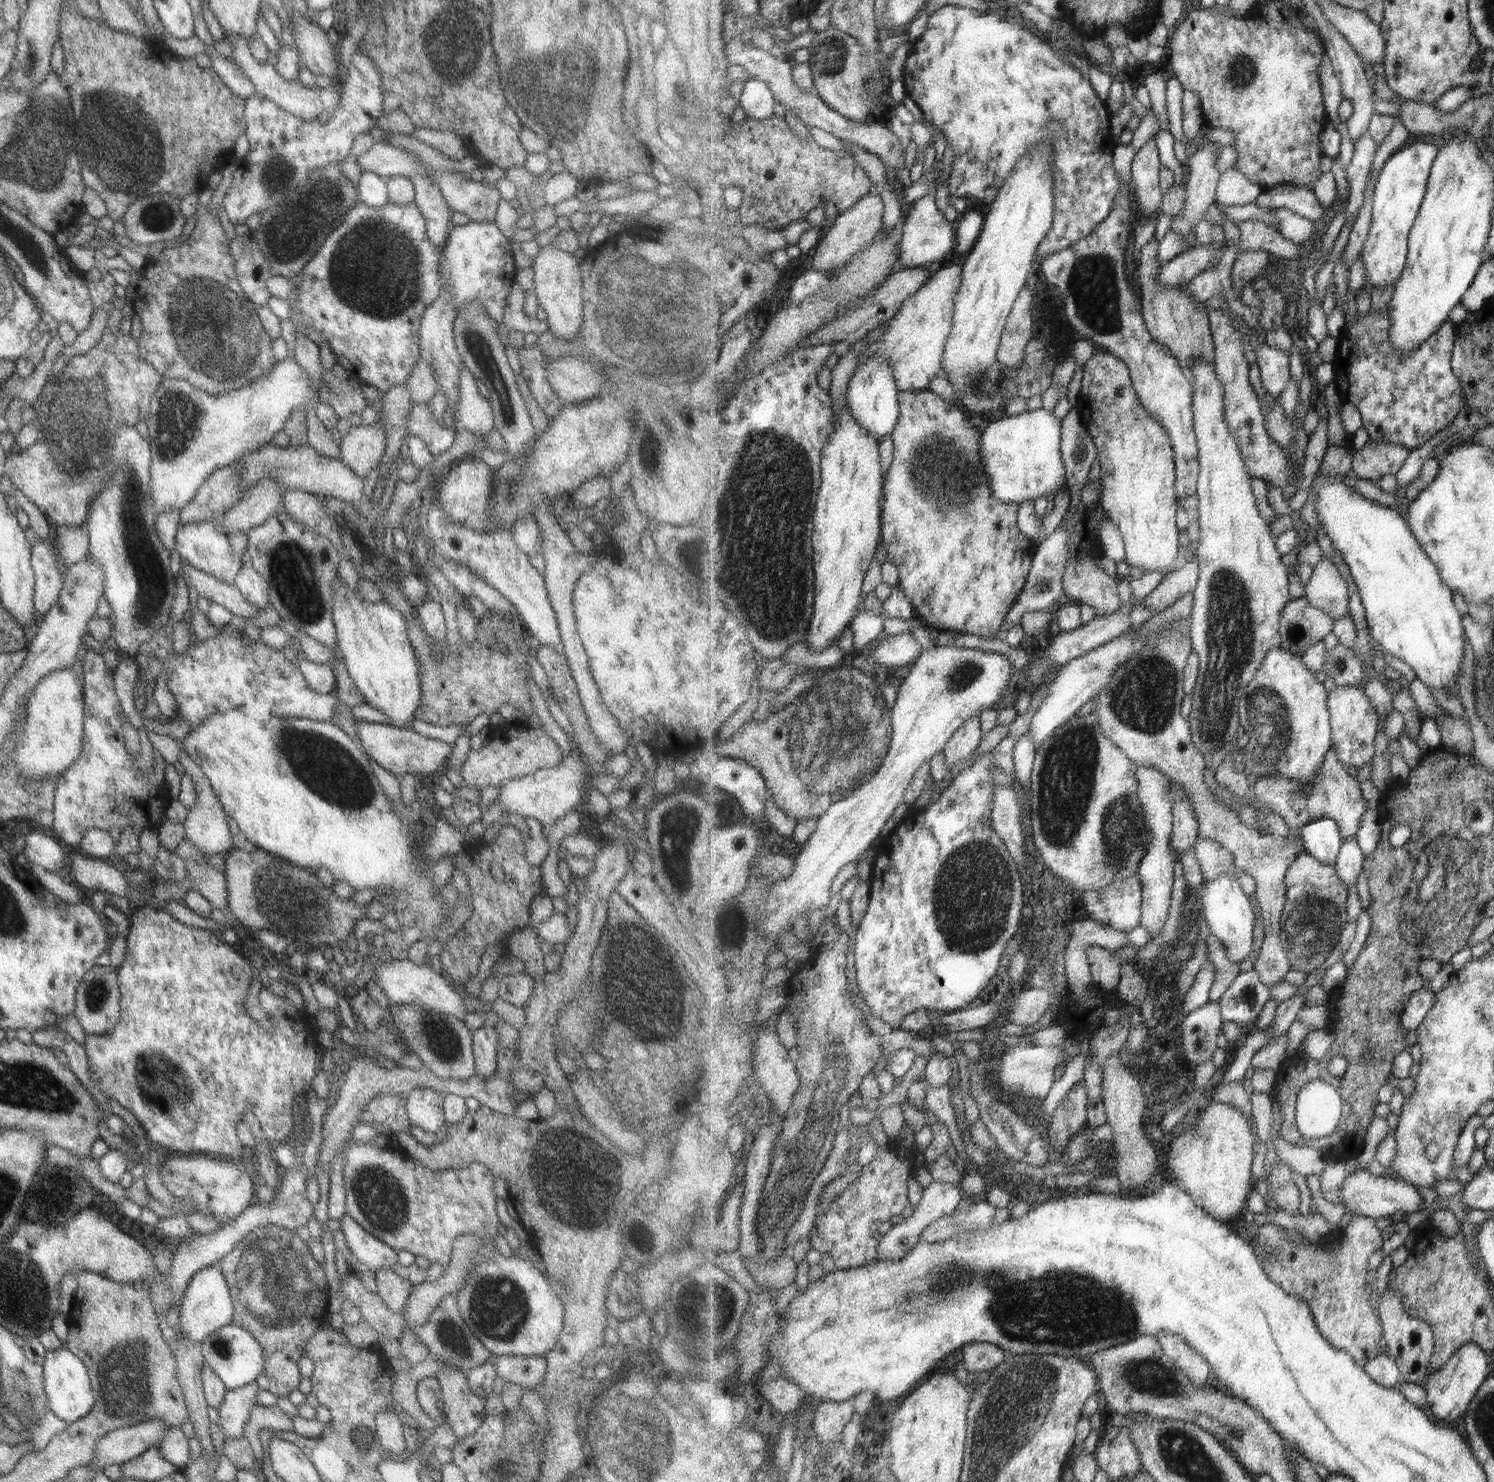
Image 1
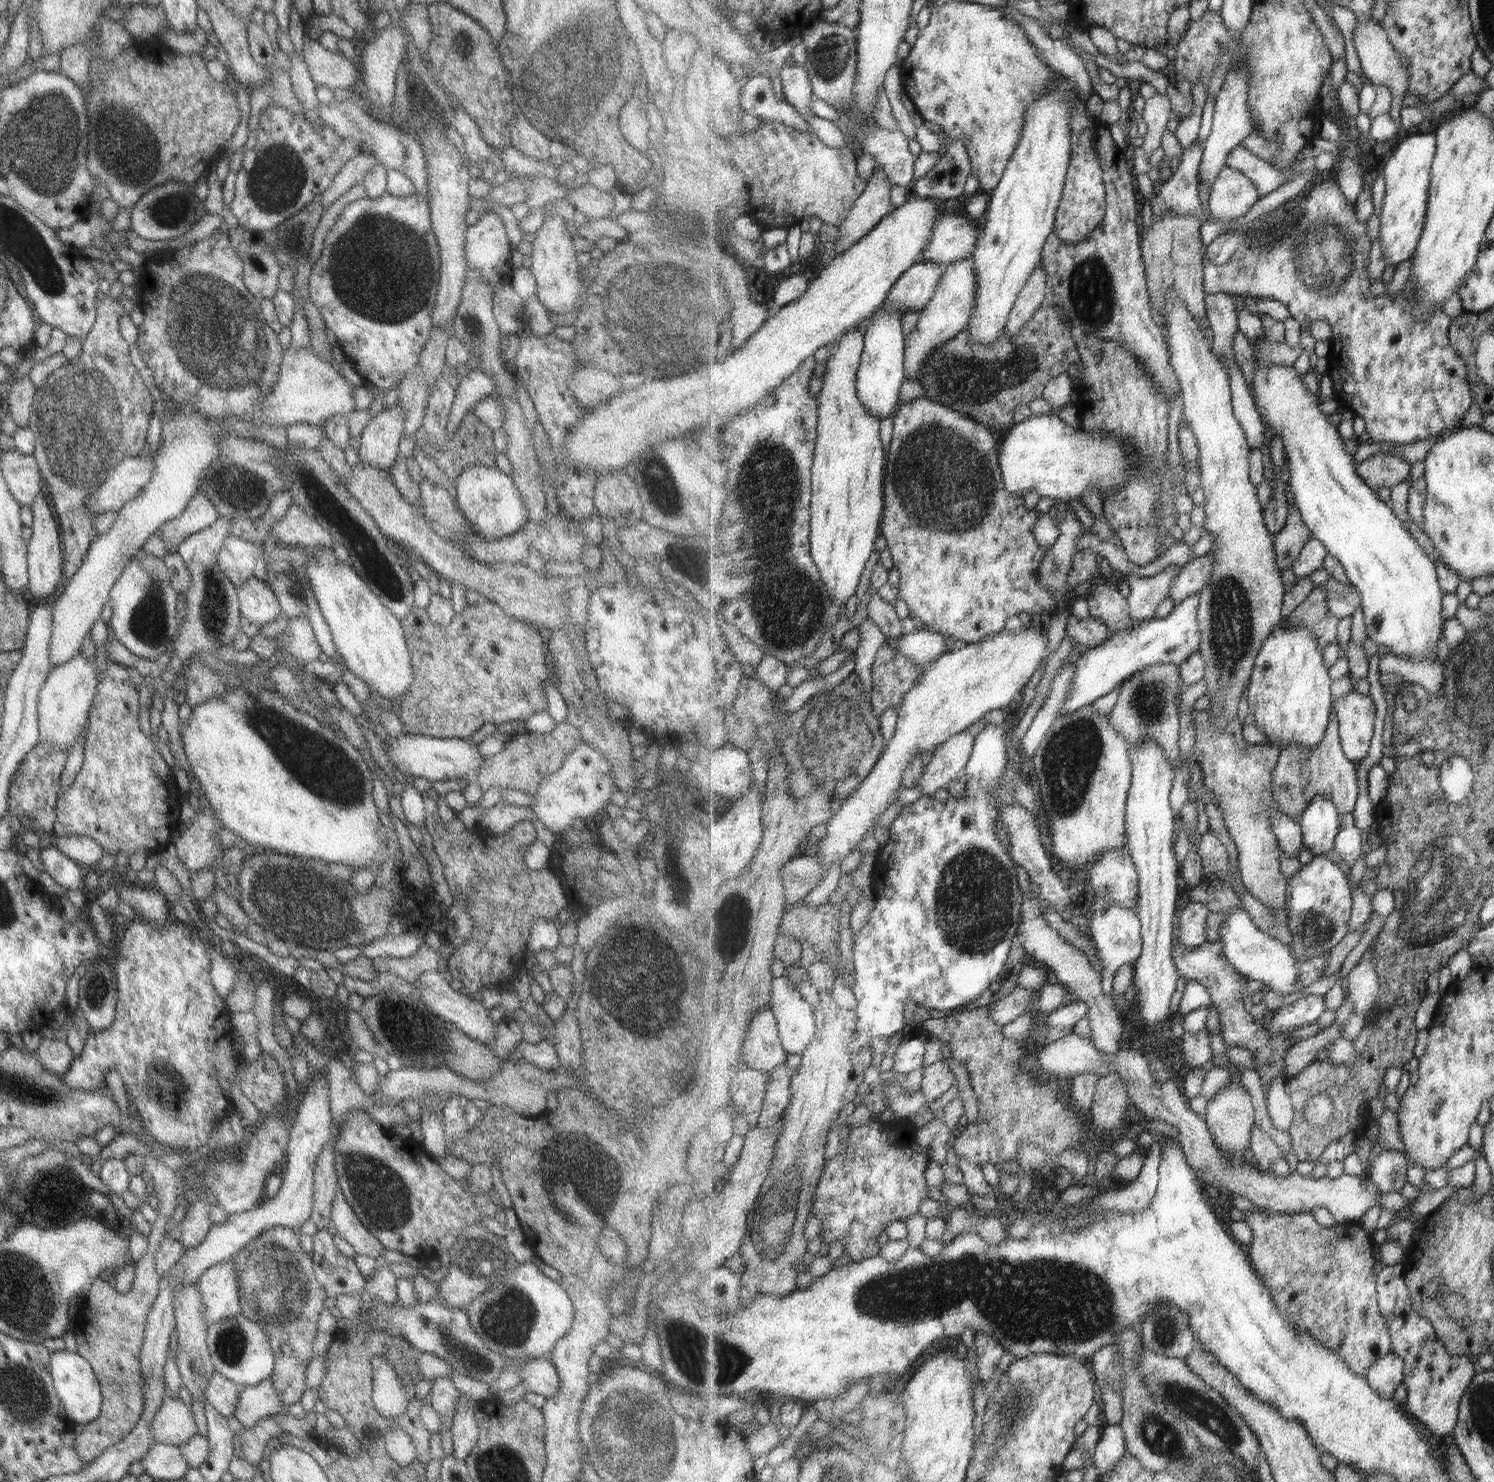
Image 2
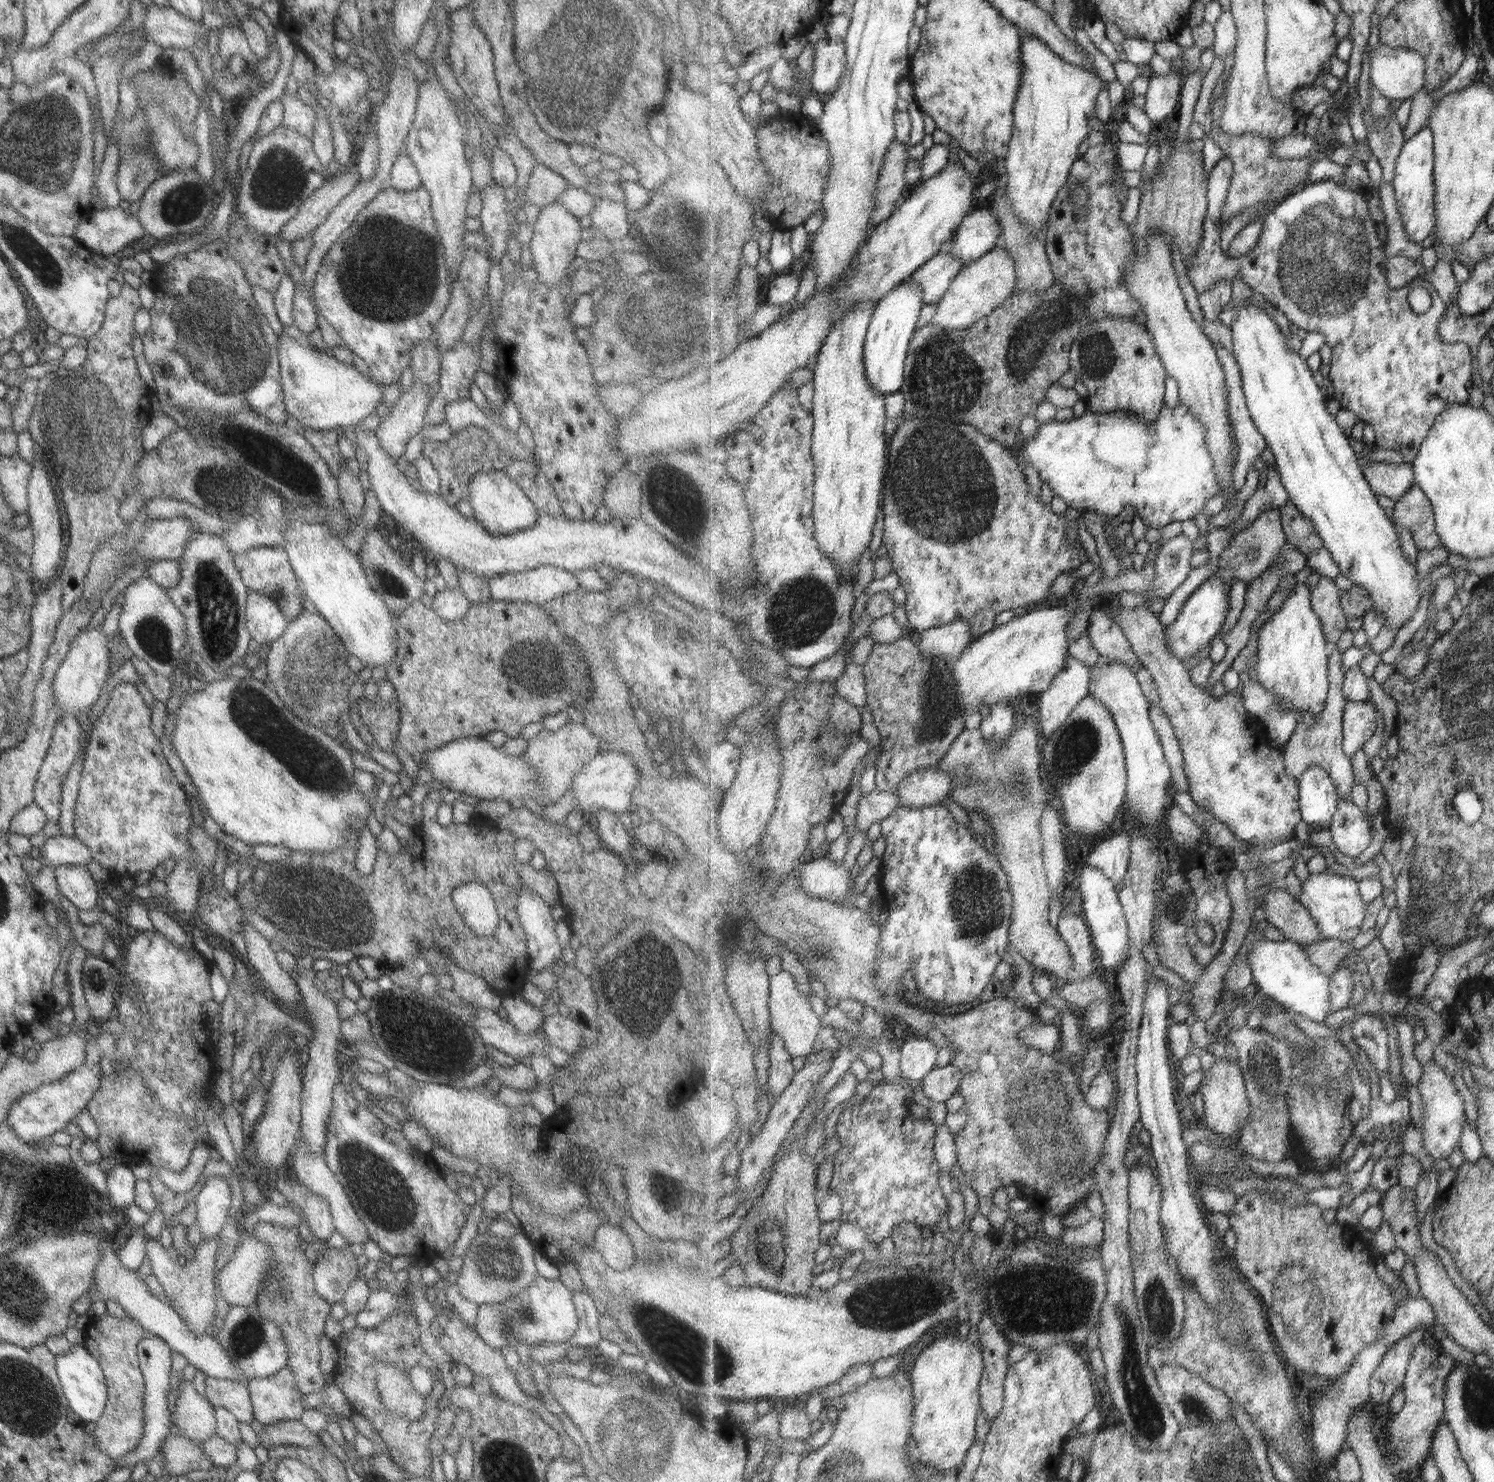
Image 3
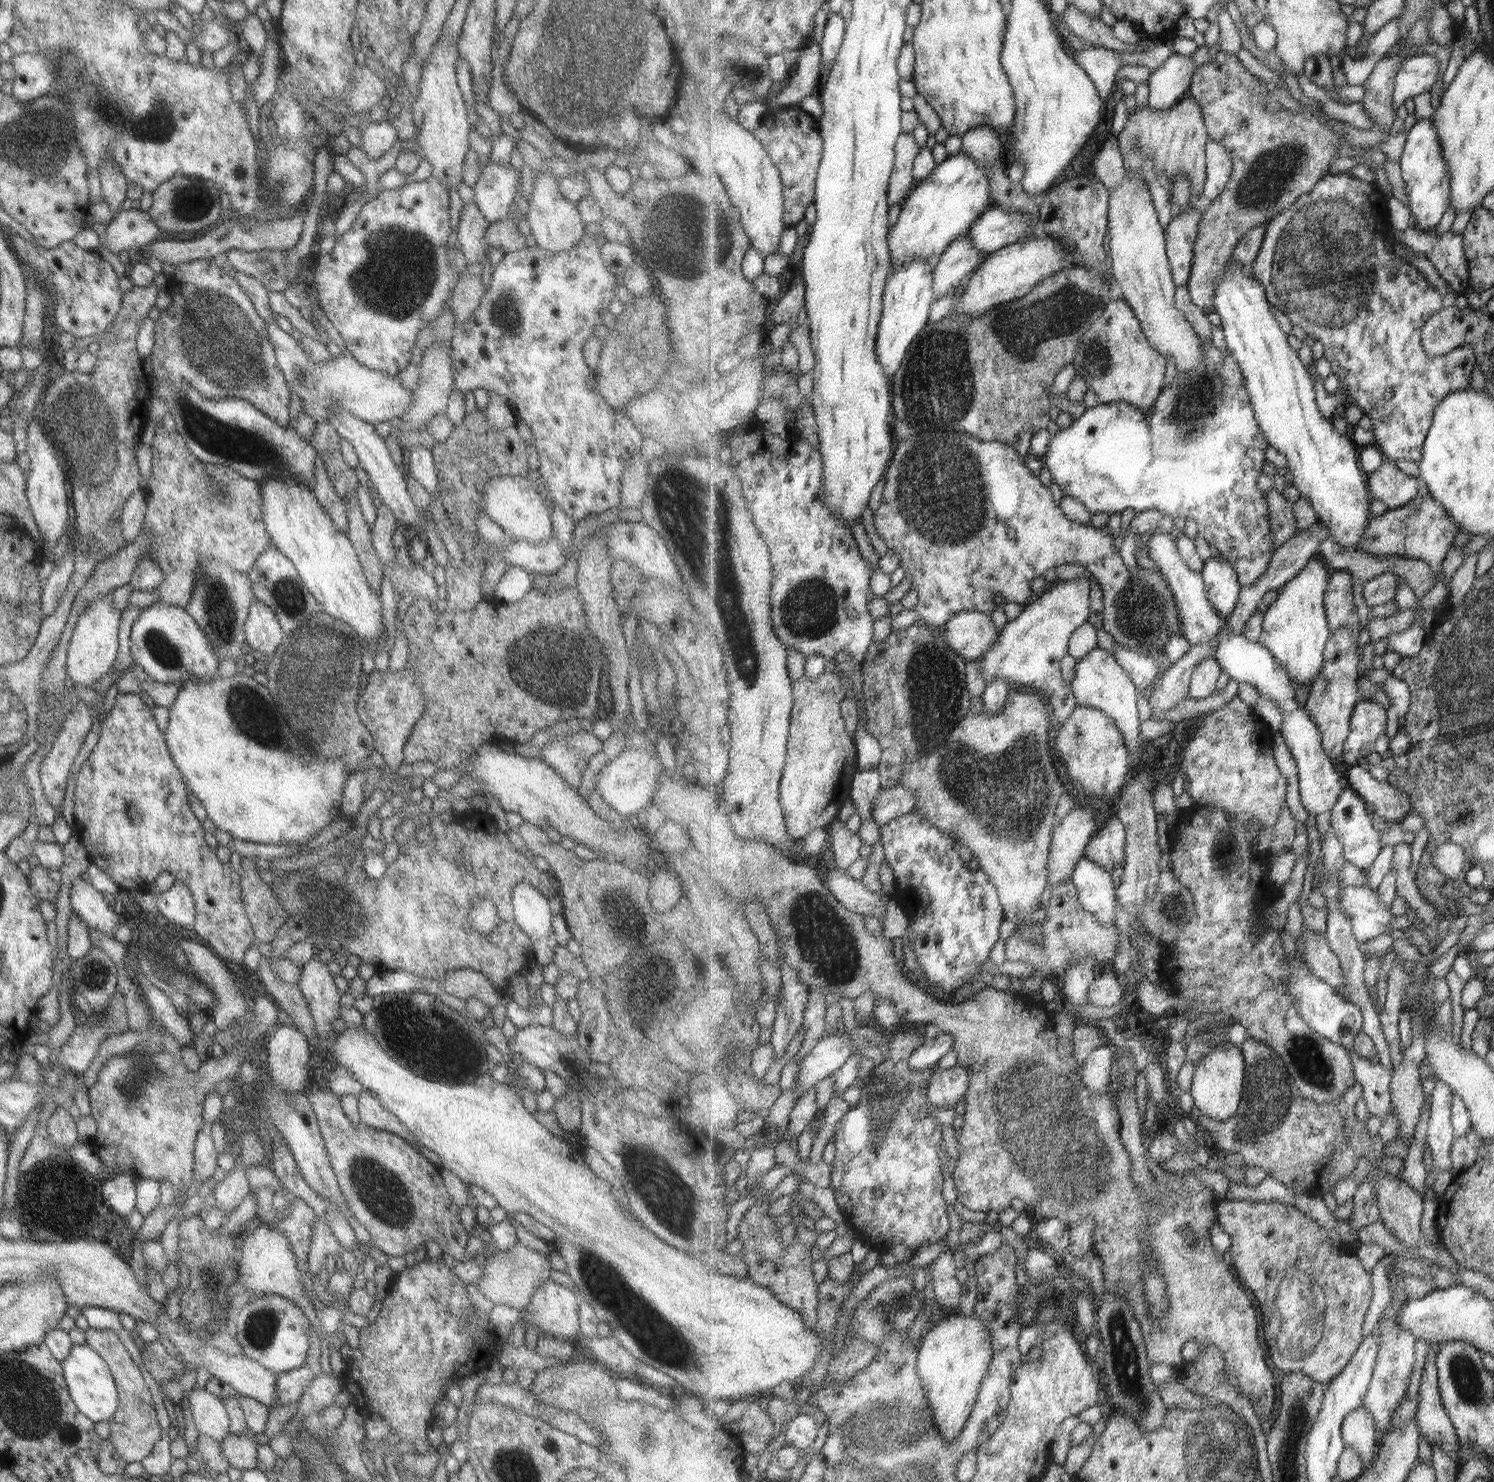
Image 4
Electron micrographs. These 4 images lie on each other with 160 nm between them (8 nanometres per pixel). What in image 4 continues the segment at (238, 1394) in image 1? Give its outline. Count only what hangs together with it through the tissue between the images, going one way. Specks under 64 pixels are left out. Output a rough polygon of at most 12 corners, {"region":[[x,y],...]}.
{"region":[[303,1365],[278,1372],[269,1408],[297,1402],[314,1377]]}

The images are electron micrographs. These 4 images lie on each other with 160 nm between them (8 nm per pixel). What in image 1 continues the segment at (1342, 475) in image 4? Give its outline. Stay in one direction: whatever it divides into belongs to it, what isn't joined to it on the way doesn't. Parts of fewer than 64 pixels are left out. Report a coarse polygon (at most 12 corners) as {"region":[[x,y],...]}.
{"region":[[1313,480],[1373,640],[1456,692],[1454,592],[1407,519]]}

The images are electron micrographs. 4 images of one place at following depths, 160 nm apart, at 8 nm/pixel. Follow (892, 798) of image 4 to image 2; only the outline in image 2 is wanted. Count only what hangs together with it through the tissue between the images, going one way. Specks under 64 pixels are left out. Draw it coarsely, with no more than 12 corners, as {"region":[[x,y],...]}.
{"region":[[959,733],[935,749],[918,780],[933,797],[965,774],[975,737]]}

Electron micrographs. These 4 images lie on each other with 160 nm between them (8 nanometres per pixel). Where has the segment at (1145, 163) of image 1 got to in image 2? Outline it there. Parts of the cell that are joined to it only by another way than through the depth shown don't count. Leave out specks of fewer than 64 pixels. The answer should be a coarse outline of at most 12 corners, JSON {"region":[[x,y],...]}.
{"region":[[1168,92],[1145,100],[1141,118],[1148,125],[1142,147],[1151,156],[1162,146],[1174,114]]}

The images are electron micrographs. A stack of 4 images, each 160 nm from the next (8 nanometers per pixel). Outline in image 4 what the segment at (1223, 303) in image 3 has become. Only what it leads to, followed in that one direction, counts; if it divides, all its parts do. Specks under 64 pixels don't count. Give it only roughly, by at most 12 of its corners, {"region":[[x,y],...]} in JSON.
{"region":[[1219,50],[1189,90],[1234,172],[1202,216],[1192,301],[1207,314],[1244,235],[1348,151],[1311,105]]}

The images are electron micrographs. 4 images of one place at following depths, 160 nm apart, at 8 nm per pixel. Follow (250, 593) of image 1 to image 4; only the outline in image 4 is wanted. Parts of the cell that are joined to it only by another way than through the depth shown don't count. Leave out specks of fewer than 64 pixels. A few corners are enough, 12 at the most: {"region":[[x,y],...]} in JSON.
{"region":[[249,606],[242,631],[248,650],[267,657],[284,635],[273,611]]}

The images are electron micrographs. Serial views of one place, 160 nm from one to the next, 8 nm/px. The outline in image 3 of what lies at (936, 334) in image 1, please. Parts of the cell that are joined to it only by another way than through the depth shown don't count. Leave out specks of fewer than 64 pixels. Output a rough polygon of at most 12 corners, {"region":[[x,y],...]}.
{"region":[[995,248],[966,263],[931,325],[972,329],[1018,286],[1016,260]]}

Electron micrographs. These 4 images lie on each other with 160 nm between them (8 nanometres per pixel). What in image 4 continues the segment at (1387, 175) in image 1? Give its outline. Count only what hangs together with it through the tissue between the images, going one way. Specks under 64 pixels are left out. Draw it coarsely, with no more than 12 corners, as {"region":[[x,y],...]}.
{"region":[[1438,128],[1408,132],[1402,177],[1411,216],[1435,229],[1452,206],[1451,173]]}

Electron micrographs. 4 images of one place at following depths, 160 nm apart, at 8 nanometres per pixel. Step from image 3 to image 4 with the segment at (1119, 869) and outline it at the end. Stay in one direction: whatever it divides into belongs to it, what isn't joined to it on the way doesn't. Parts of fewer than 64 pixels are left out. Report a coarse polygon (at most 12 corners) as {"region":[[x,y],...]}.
{"region":[[1113,815],[1085,857],[1108,872],[1126,864],[1127,832]]}

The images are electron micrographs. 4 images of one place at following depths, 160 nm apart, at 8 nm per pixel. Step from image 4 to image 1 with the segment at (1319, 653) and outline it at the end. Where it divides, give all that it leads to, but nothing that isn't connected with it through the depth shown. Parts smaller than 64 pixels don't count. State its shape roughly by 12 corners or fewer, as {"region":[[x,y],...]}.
{"region":[[1271,649],[1239,703],[1245,772],[1313,782],[1330,691]]}

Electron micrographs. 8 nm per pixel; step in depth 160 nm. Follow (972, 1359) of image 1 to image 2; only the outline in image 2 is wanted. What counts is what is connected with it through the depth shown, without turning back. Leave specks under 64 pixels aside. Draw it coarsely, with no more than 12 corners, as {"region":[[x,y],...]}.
{"region":[[987,1331],[976,1334],[978,1376],[993,1378],[1006,1347]]}

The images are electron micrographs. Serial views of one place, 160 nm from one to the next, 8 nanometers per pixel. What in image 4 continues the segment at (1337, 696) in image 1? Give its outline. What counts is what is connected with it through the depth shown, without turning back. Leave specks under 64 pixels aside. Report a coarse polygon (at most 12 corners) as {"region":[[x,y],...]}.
{"region":[[1373,700],[1354,710],[1346,740],[1346,768],[1388,727],[1388,709]]}

